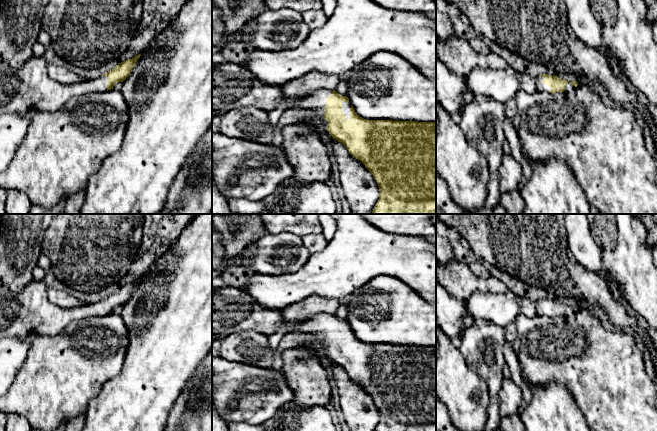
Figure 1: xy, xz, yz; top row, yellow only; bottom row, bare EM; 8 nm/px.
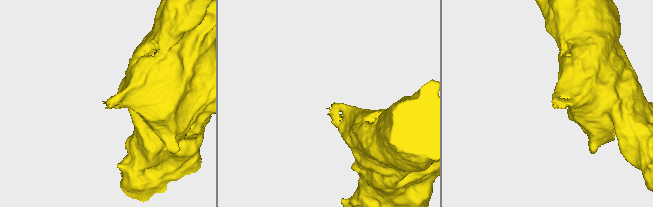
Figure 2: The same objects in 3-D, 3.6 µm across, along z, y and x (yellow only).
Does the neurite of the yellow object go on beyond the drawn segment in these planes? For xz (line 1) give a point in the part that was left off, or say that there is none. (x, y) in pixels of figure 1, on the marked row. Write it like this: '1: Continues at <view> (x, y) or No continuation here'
1: Continues at xz (316, 100)

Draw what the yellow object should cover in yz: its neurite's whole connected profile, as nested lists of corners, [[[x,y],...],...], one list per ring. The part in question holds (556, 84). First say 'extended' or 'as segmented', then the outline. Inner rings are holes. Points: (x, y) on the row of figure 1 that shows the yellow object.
extended | [[[540,74],[536,77],[536,90],[541,92],[564,92],[565,86],[569,81],[564,79],[564,75],[556,74],[556,75],[548,75],[548,74]]]

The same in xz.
extended | [[[318,89],[300,97],[294,107],[312,110],[316,118],[325,119],[328,124],[326,130],[338,142],[344,144],[349,153],[360,160],[370,171],[376,180],[380,196],[371,214],[436,214],[436,122],[415,122],[415,121],[392,121],[392,120],[367,120],[360,117],[354,110],[347,96],[338,94],[335,90]]]

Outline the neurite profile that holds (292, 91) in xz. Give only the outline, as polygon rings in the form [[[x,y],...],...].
[[[312,71],[280,86],[282,96],[278,100],[278,104],[267,112],[270,124],[276,127],[282,113],[293,107],[300,97],[318,89],[333,91],[339,82],[340,77],[338,75]]]

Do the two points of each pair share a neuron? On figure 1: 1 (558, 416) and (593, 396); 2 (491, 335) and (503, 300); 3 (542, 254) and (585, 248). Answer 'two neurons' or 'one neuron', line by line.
1: two neurons
2: two neurons
3: two neurons

